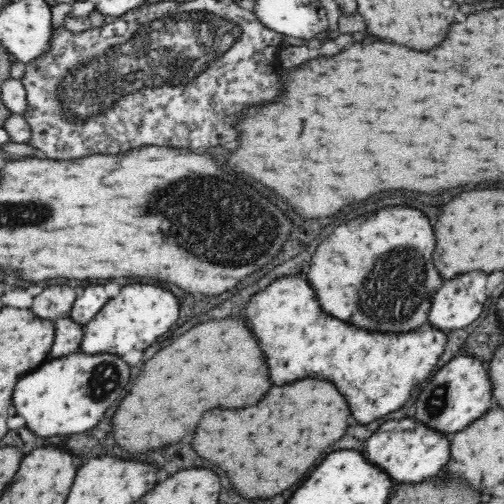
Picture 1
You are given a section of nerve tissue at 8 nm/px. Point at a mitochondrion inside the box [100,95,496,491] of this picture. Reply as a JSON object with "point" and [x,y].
{"point":[217,220]}

